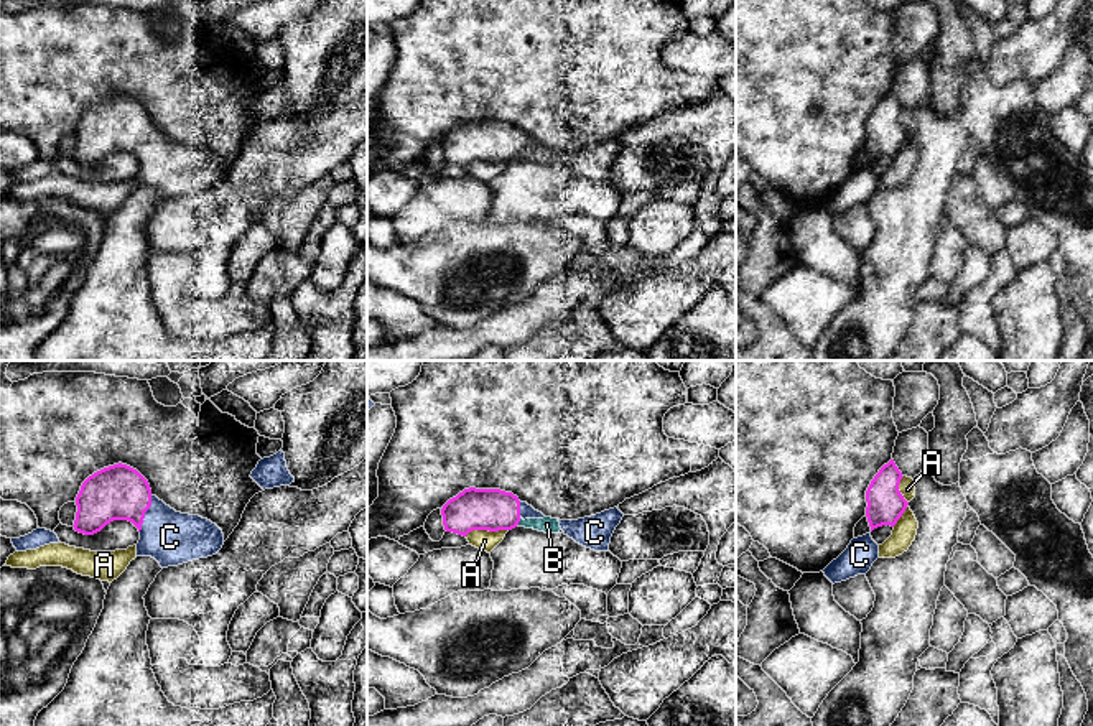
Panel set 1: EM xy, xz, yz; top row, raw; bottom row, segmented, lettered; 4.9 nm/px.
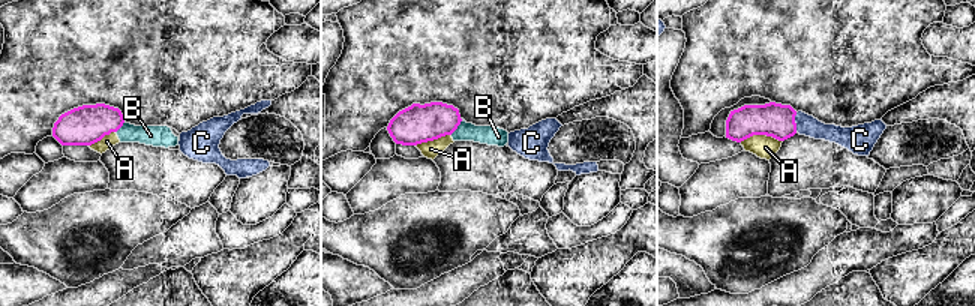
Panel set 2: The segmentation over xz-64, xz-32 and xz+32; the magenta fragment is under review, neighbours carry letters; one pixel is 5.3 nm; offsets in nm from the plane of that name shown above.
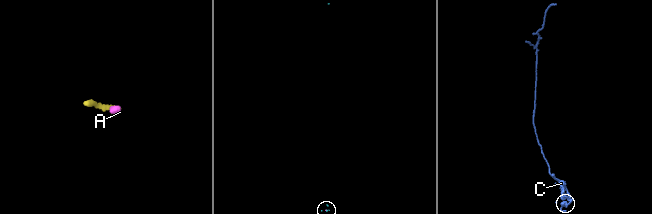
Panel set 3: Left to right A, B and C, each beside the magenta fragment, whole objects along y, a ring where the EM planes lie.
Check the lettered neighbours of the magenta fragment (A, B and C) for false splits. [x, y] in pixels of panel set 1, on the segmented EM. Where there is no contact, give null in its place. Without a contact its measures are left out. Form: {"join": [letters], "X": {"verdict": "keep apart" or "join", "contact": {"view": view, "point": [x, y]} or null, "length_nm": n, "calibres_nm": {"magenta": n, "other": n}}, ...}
{"join": ["C"], "A": {"verdict": "keep apart", "contact": {"view": "yz", "point": [906, 501]}, "length_nm": 260, "calibres_nm": {"magenta": 180, "other": 80}}, "B": {"verdict": "keep apart", "contact": {"view": "xz", "point": [519, 521]}, "length_nm": 40, "calibres_nm": {"magenta": 200, "other": 80}}, "C": {"verdict": "join", "contact": {"view": "xy", "point": [144, 514]}, "length_nm": 190, "calibres_nm": {"magenta": 280, "other": 260}}}

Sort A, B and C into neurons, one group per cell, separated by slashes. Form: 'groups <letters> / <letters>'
groups A B / C

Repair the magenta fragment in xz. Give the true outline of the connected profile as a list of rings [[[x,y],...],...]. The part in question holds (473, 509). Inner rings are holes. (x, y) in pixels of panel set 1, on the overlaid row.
[[[476,487],[464,489],[449,499],[441,515],[444,530],[463,537],[472,530],[512,530],[522,519],[545,517],[512,492]]]

